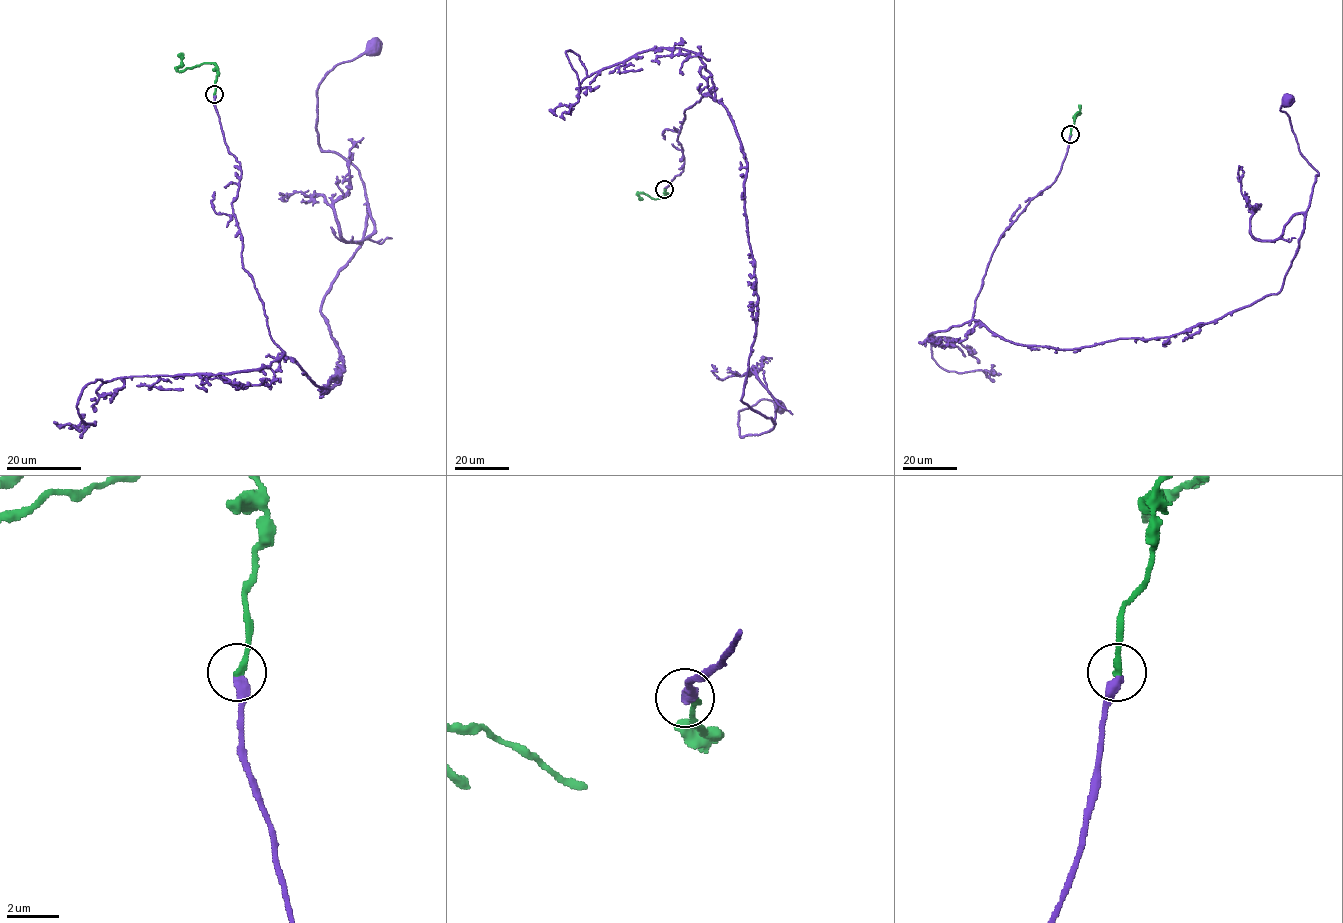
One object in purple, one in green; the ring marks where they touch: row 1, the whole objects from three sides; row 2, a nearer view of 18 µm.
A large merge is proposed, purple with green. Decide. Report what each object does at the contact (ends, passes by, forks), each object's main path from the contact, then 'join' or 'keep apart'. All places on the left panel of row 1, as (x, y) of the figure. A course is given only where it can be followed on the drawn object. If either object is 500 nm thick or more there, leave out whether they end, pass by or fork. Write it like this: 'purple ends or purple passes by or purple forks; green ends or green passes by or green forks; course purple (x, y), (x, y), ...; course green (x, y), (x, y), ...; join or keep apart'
purple ends; green ends; course purple (213, 94), (243, 267), (326, 392), (324, 296), (367, 204), (317, 91), (373, 48); course green (213, 93), (217, 67), (212, 63), (200, 63), (179, 71), (179, 53); keep apart

